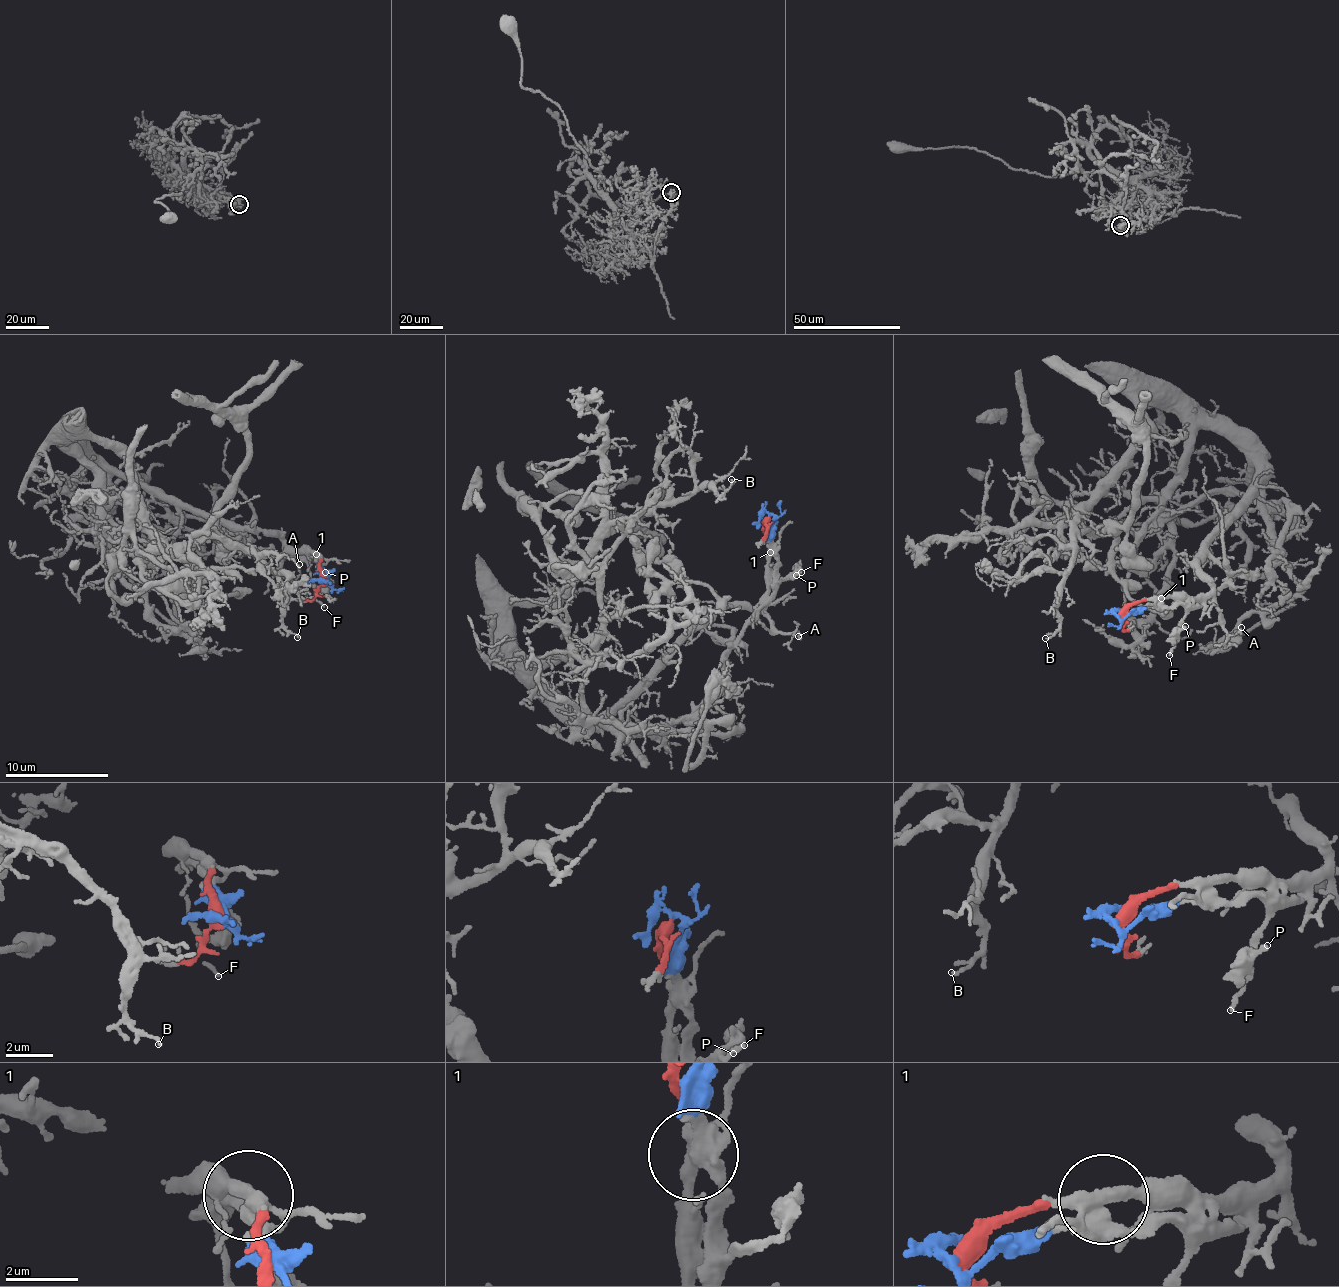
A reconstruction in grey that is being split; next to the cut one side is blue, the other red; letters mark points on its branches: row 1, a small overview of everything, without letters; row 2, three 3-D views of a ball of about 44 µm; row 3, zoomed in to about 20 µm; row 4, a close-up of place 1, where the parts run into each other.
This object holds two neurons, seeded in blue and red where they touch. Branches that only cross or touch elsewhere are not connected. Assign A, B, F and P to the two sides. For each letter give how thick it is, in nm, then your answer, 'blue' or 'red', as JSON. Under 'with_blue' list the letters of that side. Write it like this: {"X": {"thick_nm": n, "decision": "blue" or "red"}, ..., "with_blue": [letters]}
{"A": {"thick_nm": 160, "decision": "red"}, "B": {"thick_nm": 120, "decision": "red"}, "F": {"thick_nm": 170, "decision": "blue"}, "P": {"thick_nm": 240, "decision": "blue"}, "with_blue": ["F", "P"]}

